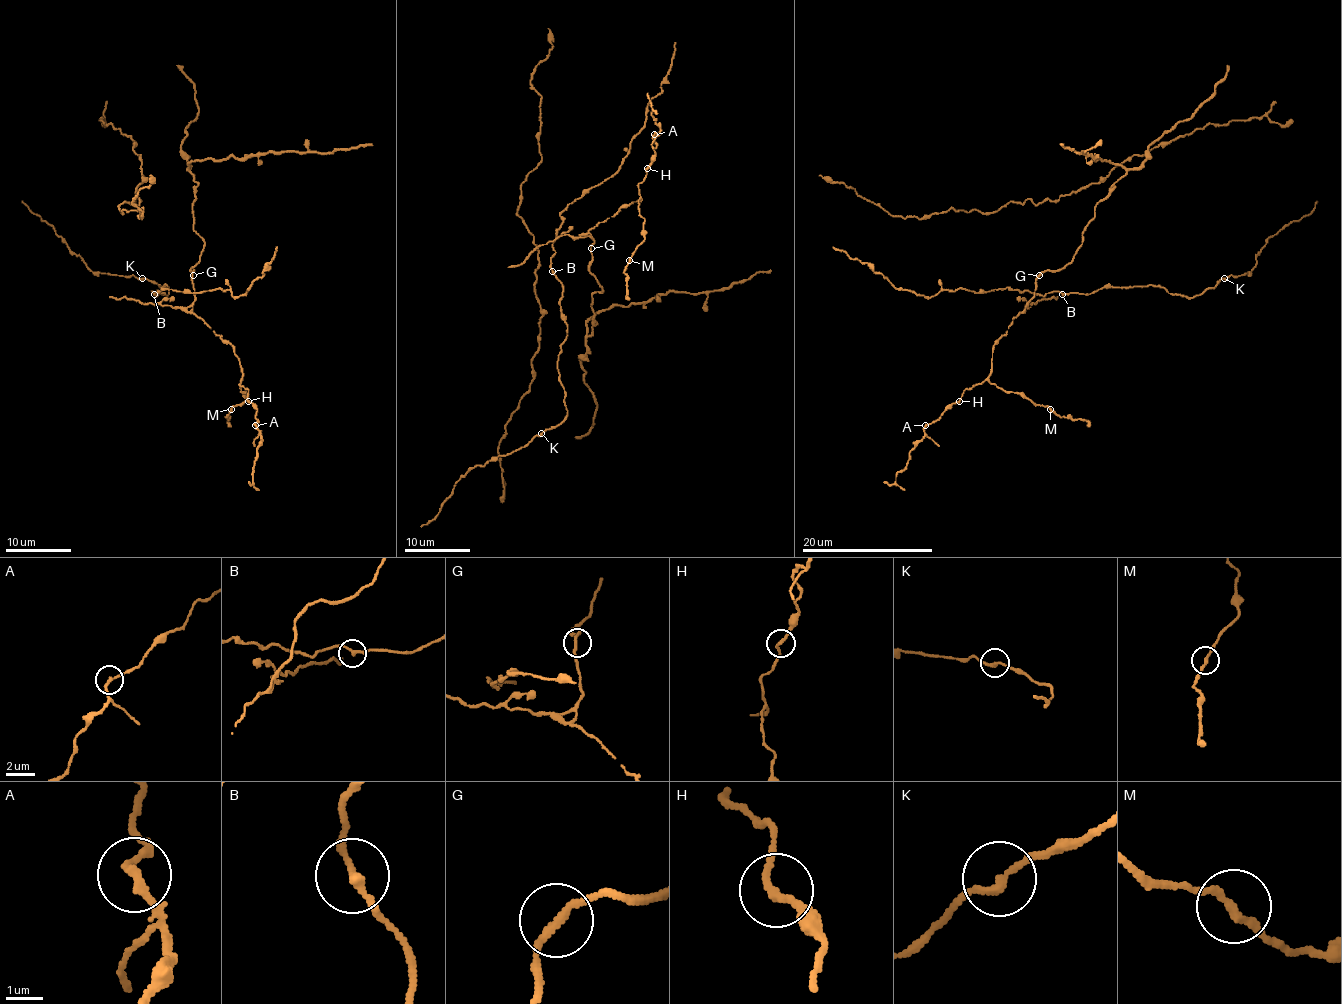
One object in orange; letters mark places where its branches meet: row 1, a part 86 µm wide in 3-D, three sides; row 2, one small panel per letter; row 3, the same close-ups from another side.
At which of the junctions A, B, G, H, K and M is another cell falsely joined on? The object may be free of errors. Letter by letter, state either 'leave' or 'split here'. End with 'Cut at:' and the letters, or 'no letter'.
A: leave
B: leave
G: leave
H: leave
K: leave
M: leave
Cut at: no letter

